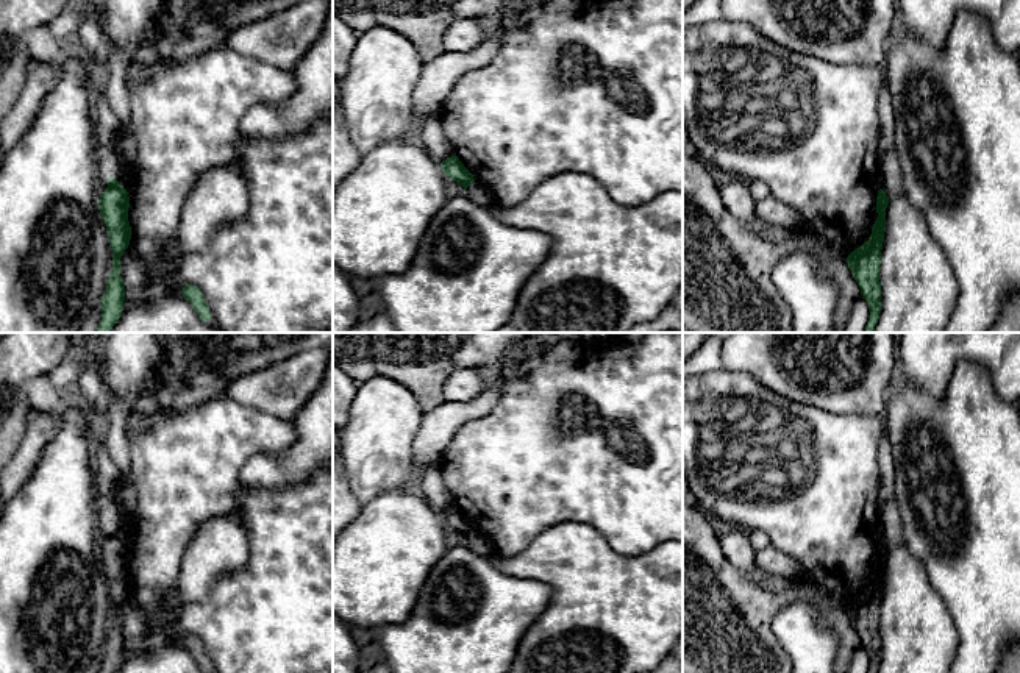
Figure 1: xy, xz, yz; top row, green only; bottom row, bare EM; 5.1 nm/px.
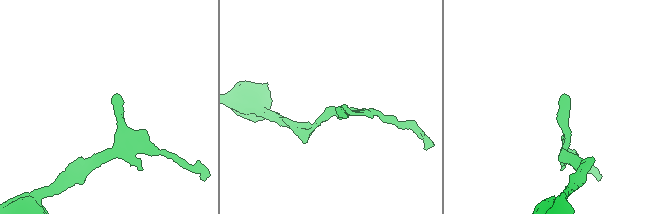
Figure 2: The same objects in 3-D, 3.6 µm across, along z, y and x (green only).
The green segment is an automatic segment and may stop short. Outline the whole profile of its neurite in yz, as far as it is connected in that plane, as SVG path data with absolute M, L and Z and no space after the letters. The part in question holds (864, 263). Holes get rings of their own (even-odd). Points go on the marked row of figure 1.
M883 189L878 191L876 197L876 212L878 217L873 223L872 234L867 242L858 247L845 259L848 269L851 270L856 283L861 287L861 295L867 301L870 315L865 326L865 333L875 333L881 314L881 250L886 233L886 208L889 205L889 197Z

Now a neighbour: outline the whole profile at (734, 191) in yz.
M740 176L720 178L720 195L726 209L739 220L750 222L756 201L750 194L750 181Z

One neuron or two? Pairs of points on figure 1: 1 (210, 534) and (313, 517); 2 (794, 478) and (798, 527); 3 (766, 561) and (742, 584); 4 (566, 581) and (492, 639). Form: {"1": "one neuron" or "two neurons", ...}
{"1": "two neurons", "2": "one neuron", "3": "two neurons", "4": "two neurons"}

